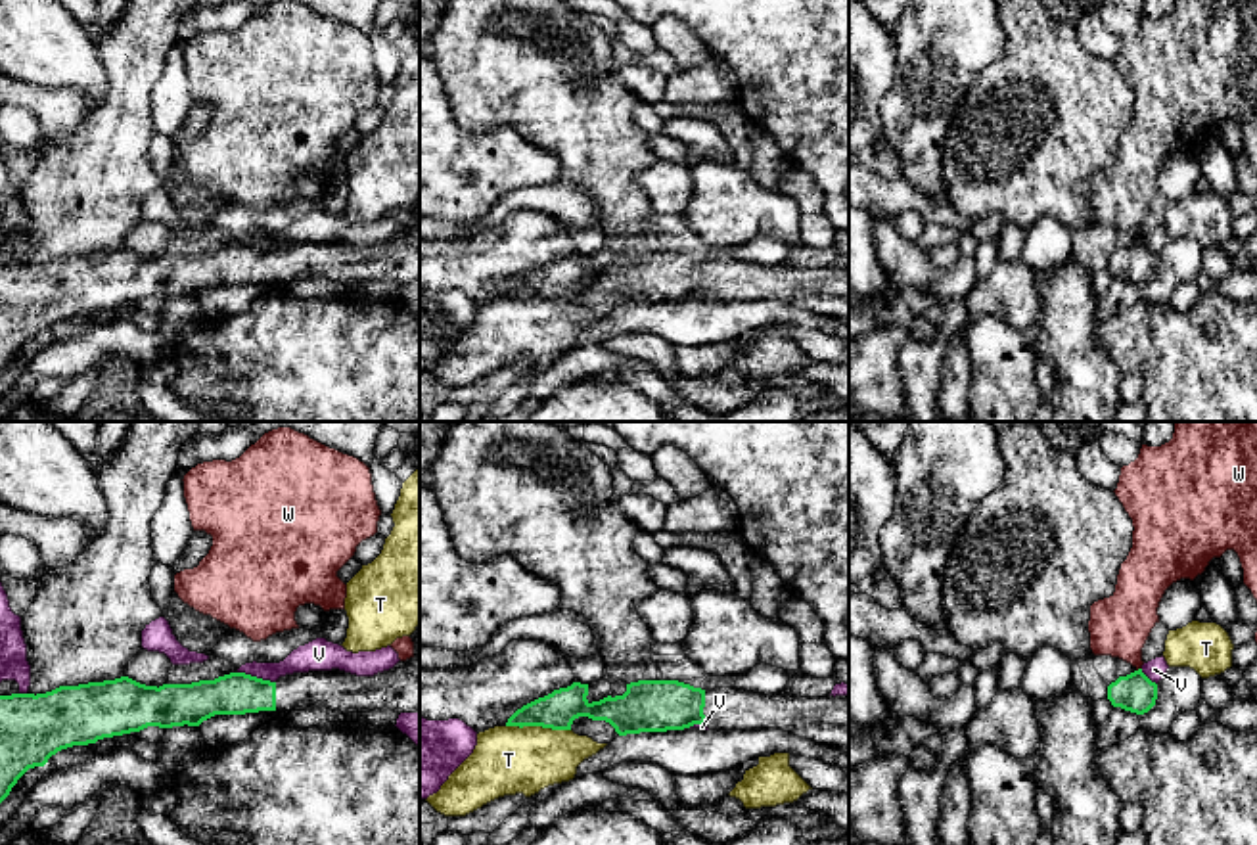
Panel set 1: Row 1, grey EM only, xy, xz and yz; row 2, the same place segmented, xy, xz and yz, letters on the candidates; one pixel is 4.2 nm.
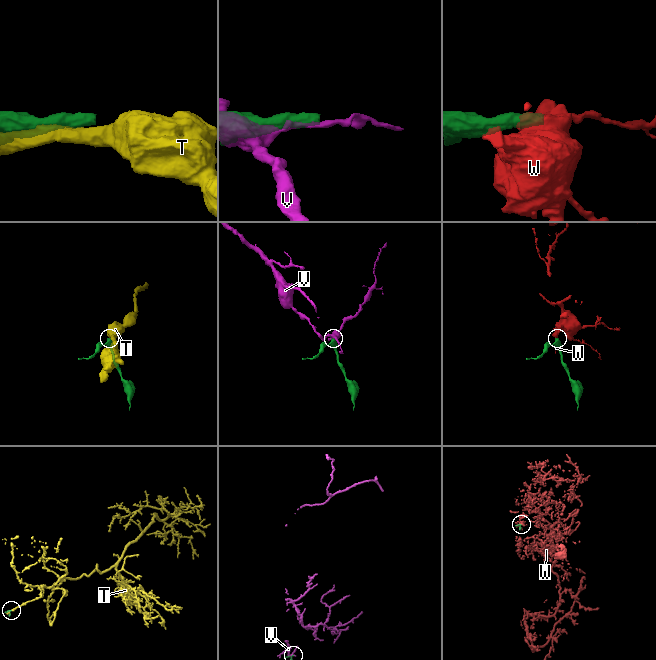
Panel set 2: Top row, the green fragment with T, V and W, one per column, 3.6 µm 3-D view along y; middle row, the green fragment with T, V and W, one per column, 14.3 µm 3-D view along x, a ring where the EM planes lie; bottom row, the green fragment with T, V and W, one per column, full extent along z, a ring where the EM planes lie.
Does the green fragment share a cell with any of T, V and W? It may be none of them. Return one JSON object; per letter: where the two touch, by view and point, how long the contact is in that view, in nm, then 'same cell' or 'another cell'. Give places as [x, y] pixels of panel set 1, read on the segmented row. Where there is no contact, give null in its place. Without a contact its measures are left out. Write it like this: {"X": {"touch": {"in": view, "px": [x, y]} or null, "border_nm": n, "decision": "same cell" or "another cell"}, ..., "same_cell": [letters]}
{"T": {"touch": {"in": "xz", "px": [539, 725]}, "border_nm": 280, "decision": "another cell"}, "V": {"touch": {"in": "xy", "px": [255, 677]}, "border_nm": 170, "decision": "another cell"}, "W": {"touch": {"in": "yz", "px": [1139, 669]}, "border_nm": 30, "decision": "another cell"}, "same_cell": []}

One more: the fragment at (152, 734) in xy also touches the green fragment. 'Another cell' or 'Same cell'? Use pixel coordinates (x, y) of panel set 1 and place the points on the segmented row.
Another cell

